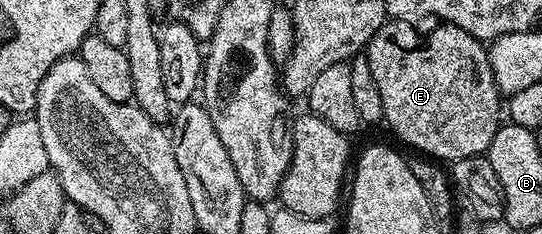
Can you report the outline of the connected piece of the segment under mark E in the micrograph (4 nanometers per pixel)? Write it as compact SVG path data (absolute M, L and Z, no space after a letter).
M390 19L366 44L364 53L384 103L385 124L390 124L398 132L404 144L411 145L412 150L427 158L453 163L469 157L481 157L490 148L504 113L504 101L498 92L490 54L487 46L477 37L468 35L468 31L449 23L435 26L431 33L421 37L411 22Z

